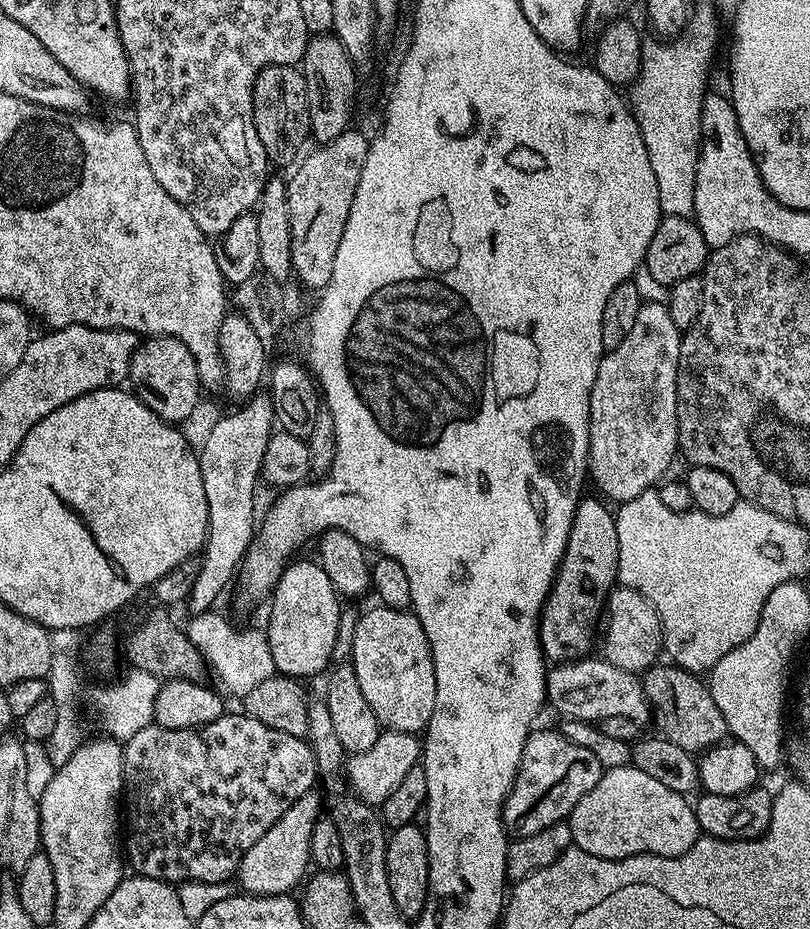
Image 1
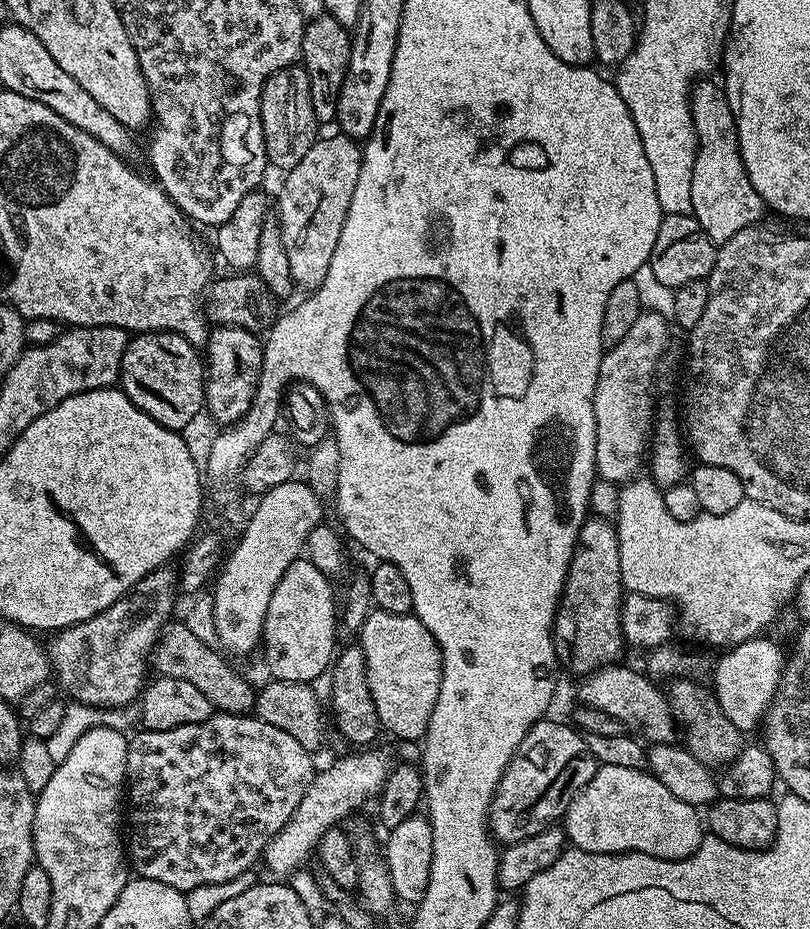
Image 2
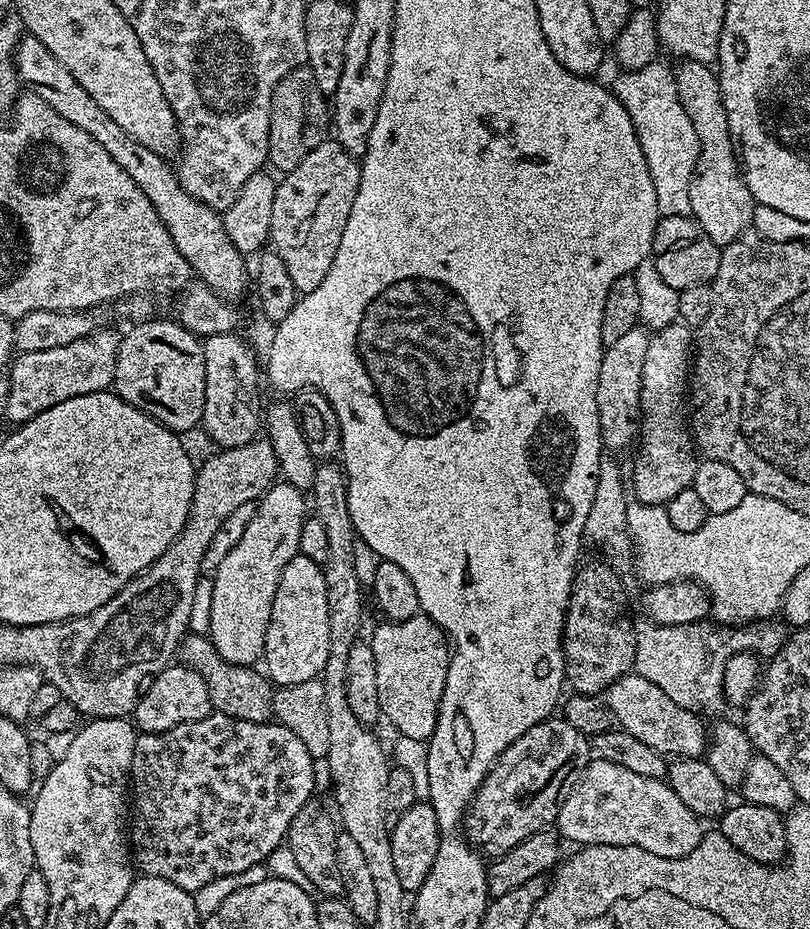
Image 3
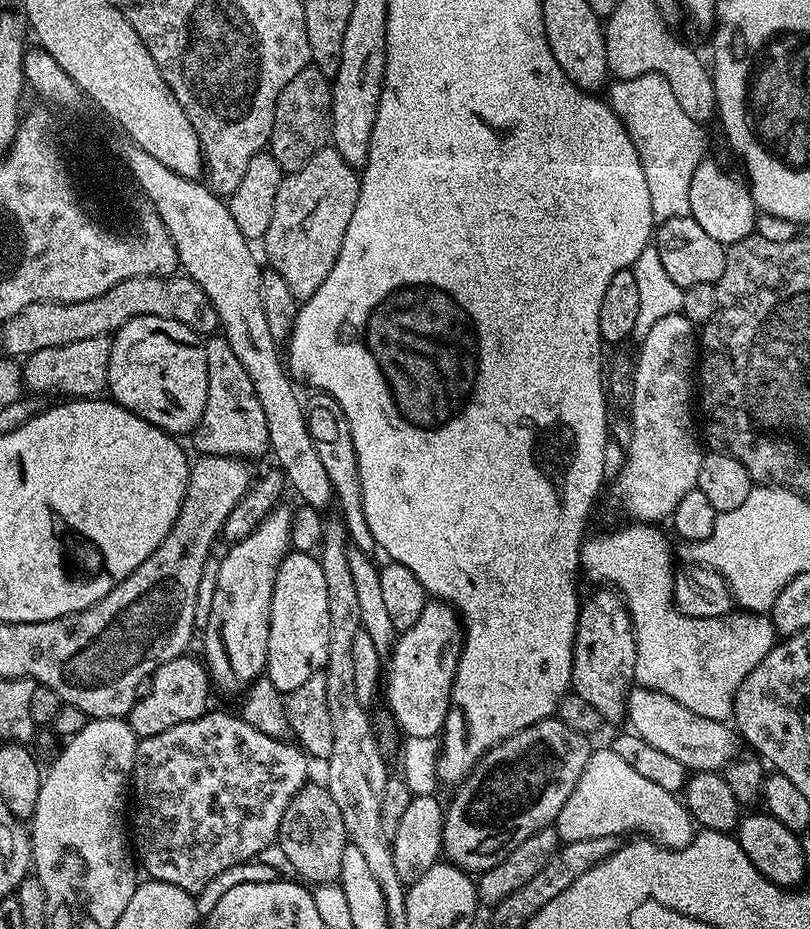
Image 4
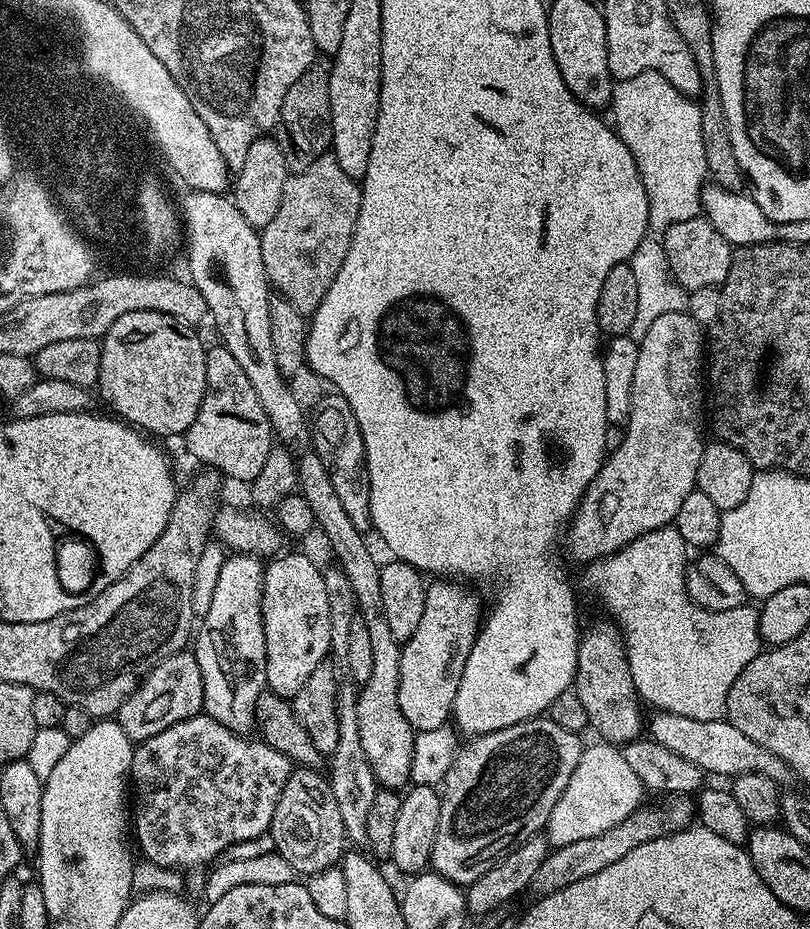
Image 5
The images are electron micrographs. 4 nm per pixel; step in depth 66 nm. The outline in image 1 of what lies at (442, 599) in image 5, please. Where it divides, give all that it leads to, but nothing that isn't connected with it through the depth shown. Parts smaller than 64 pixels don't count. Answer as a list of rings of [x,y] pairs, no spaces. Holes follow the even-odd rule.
[[[375,607],[361,615],[358,626],[354,630],[354,646],[350,662],[354,666],[354,674],[358,678],[358,690],[366,702],[366,706],[370,706],[370,710],[374,710],[374,718],[378,718],[378,722],[385,729],[394,732],[423,733],[434,714],[436,679],[434,678],[432,651],[428,645],[426,634],[422,630],[422,622],[408,610]]]

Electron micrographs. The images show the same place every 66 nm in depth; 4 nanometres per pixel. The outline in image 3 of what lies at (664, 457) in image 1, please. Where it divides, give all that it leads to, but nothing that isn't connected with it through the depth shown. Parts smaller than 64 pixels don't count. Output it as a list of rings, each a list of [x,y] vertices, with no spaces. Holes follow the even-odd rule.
[[[637,326],[634,330],[629,330],[627,334],[619,342],[614,342],[614,346],[605,348],[604,357],[602,358],[602,370],[598,370],[598,422],[600,423],[600,439],[603,447],[608,450],[616,450],[612,448],[624,448],[628,443],[637,439],[640,431],[640,399],[642,398],[642,366],[646,363],[646,350],[648,349],[648,341],[650,332],[647,327]]]

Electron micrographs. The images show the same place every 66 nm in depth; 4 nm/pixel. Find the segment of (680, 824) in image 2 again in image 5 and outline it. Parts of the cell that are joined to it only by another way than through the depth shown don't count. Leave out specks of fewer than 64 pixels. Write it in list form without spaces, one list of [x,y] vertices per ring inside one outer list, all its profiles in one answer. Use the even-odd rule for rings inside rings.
[[[595,742],[581,751],[578,766],[574,766],[574,774],[570,774],[570,782],[566,782],[566,790],[562,790],[562,798],[554,802],[554,810],[550,810],[546,835],[552,848],[570,846],[570,842],[578,842],[582,838],[594,838],[594,834],[602,834],[602,830],[610,830],[610,826],[618,826],[637,808],[645,803],[646,789],[638,782],[638,774],[626,763],[623,751],[607,742]]]

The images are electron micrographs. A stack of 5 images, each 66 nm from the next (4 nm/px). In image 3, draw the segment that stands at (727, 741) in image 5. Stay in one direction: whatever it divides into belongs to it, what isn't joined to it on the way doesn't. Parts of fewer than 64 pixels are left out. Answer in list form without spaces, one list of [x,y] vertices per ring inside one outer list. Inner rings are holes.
[[[635,674],[615,680],[606,693],[606,703],[612,712],[613,721],[623,731],[634,734],[646,742],[653,750],[658,750],[666,758],[703,757],[710,743],[710,732],[697,713],[686,710],[669,698],[654,682],[646,682],[646,678]]]

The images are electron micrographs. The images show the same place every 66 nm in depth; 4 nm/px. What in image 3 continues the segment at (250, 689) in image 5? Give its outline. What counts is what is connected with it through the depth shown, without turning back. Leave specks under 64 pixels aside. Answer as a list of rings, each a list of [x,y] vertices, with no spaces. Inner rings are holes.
[[[287,482],[273,484],[256,504],[254,518],[250,518],[250,526],[246,526],[238,546],[222,558],[222,566],[212,576],[214,594],[210,598],[207,637],[226,662],[252,666],[264,655],[270,610],[282,570],[300,550],[298,538],[302,538],[306,519],[304,504],[306,508],[306,496],[301,489]]]

